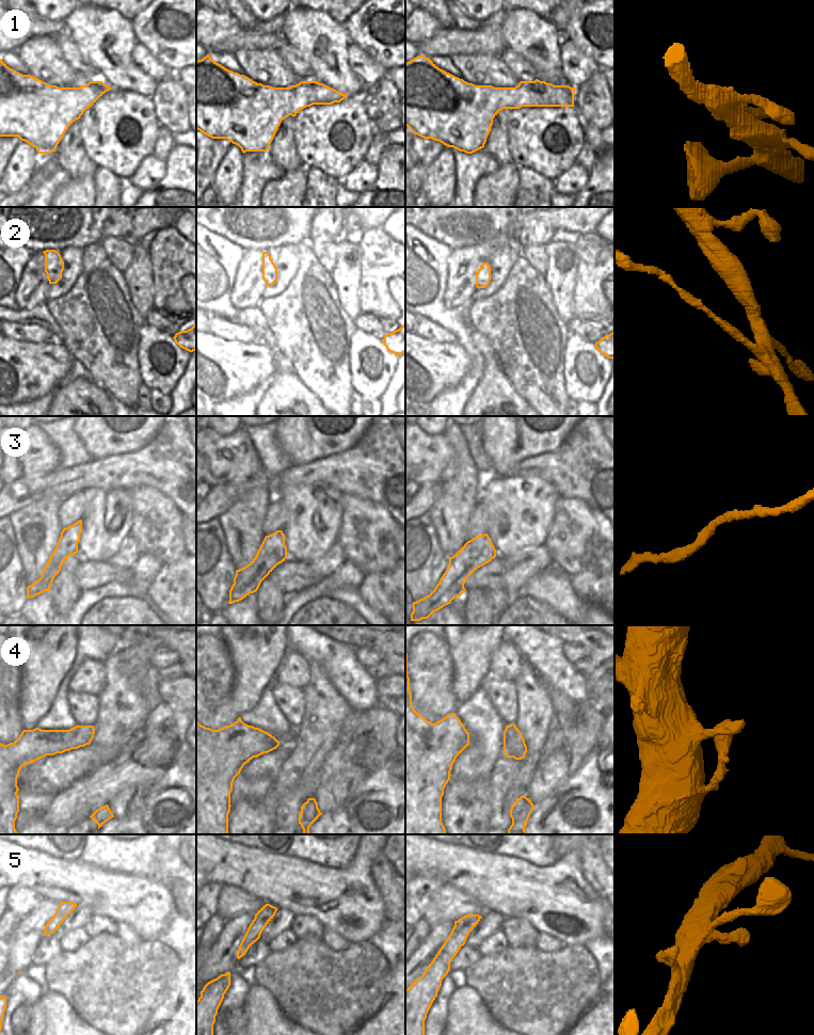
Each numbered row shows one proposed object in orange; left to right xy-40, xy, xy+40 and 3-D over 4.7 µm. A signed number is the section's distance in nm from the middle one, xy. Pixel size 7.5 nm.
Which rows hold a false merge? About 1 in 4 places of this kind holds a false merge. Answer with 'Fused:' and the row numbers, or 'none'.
Fused: none.

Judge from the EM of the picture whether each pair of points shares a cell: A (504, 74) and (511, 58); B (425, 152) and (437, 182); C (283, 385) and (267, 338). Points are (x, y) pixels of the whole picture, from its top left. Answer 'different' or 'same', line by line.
A: different
B: different
C: same

